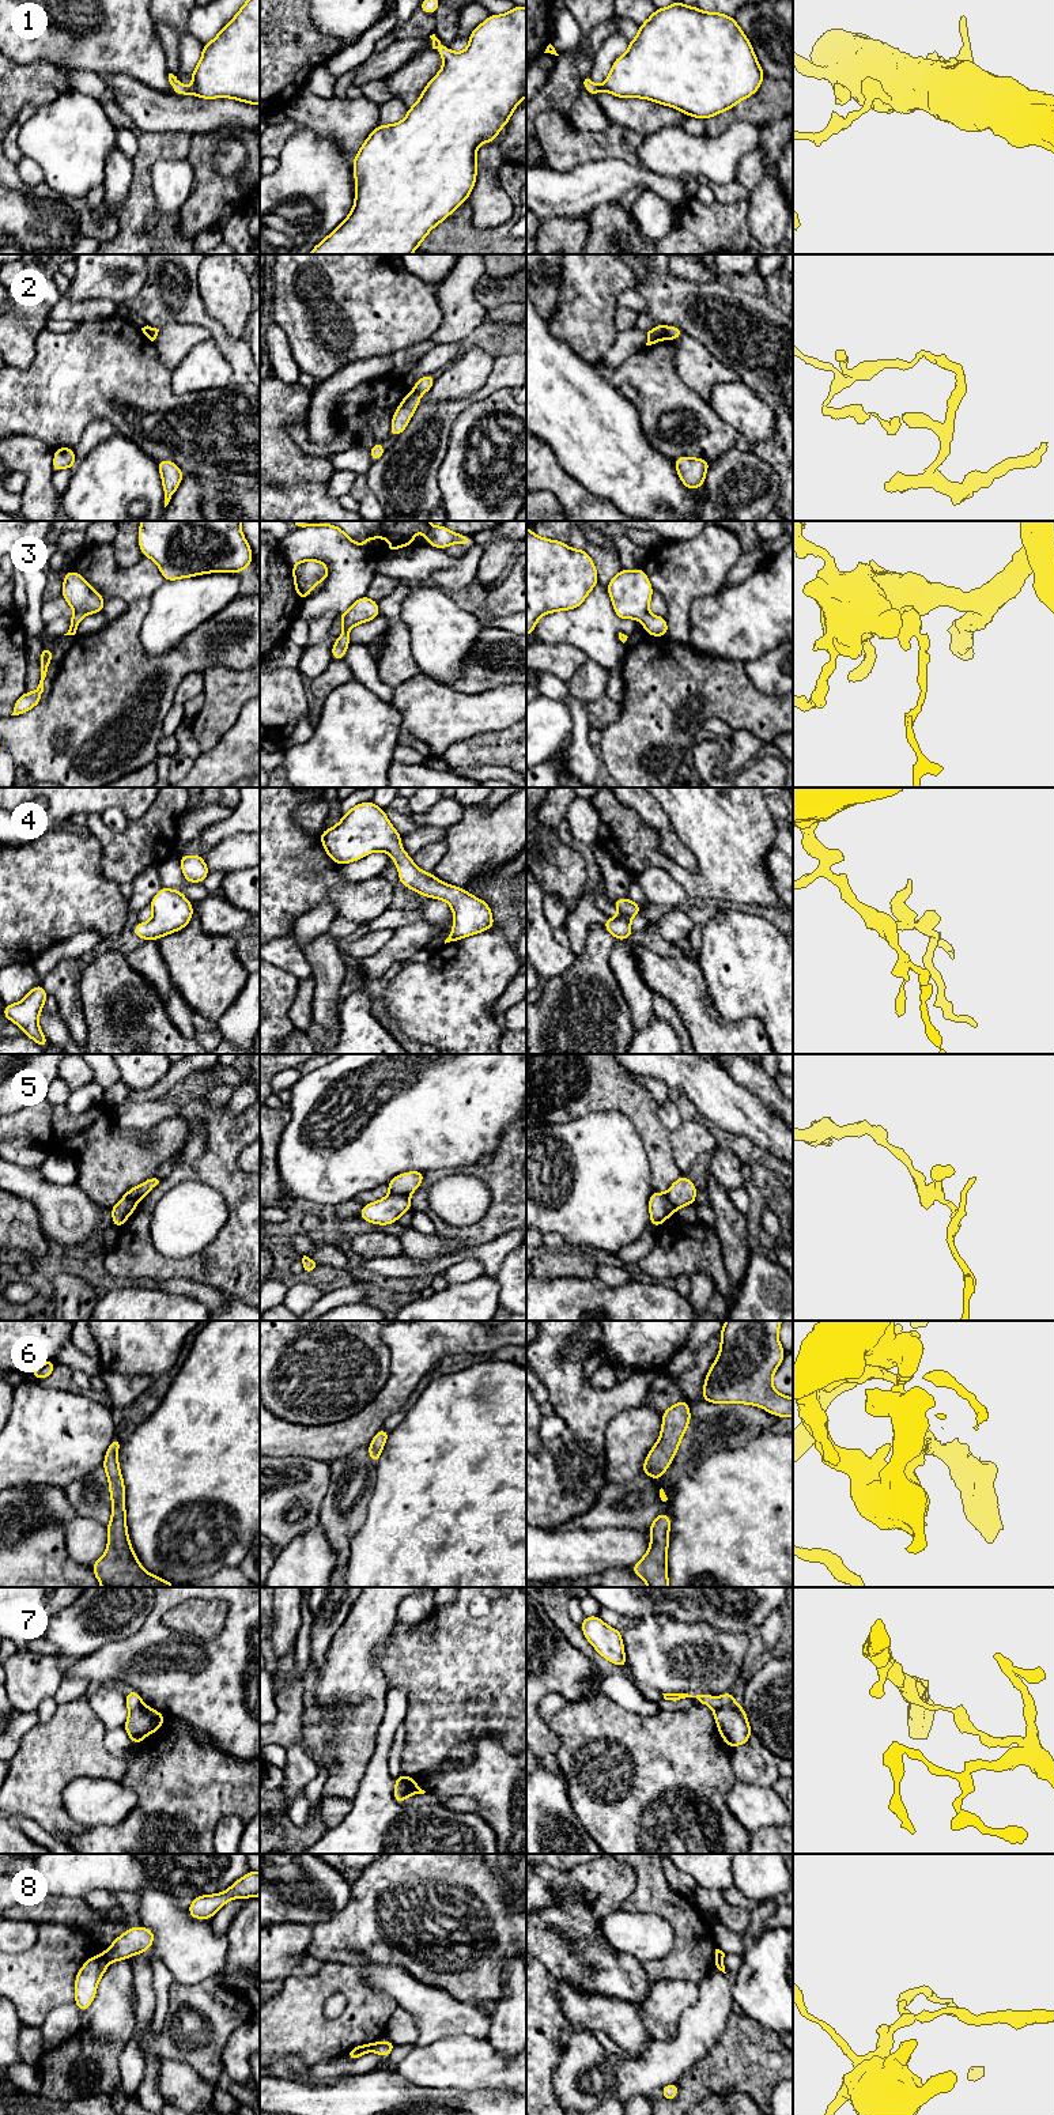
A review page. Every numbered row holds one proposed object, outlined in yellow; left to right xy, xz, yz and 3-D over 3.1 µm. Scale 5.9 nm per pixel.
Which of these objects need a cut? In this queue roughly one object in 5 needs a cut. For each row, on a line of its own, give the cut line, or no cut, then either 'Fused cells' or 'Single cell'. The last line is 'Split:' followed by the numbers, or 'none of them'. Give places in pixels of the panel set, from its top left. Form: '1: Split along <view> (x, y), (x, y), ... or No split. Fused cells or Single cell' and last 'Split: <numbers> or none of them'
1: No split. Single cell
2: Split along yz (664, 327), (669, 339). Fused cells
3: No split. Single cell
4: No split. Single cell
5: Split along xy (143, 1194), (140, 1197), (124, 1197). Fused cells
6: No split. Single cell
7: Split along yz (714, 1710), (733, 1709), (745, 1718). Fused cells
8: Split along xy (102, 1953), (108, 1961). Fused cells
Split: 2, 5, 7, 8

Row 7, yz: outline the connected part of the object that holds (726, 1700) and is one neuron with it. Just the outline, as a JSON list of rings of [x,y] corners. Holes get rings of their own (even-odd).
[[[732,1691],[725,1692],[722,1696],[719,1697],[714,1697],[711,1695],[688,1695],[688,1693],[662,1693],[665,1700],[680,1700],[680,1699],[685,1699],[685,1697],[696,1697],[702,1704],[709,1706],[710,1708],[713,1708],[714,1711],[718,1711],[721,1708],[732,1708],[734,1711],[737,1711],[740,1715],[743,1715],[744,1718],[747,1718],[747,1712],[743,1707],[740,1707],[733,1695]]]

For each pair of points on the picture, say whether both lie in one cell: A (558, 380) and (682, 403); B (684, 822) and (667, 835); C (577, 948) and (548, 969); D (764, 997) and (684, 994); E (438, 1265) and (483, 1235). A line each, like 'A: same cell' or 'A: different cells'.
A: different cells
B: different cells
C: different cells
D: different cells
E: different cells

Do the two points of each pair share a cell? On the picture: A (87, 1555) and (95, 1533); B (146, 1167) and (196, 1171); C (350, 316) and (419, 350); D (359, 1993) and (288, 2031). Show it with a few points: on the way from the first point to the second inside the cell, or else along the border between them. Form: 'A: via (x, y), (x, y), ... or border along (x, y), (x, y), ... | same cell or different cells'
A: via (87, 1549), (90, 1538) | same cell
B: border along (167, 1167), (165, 1170) | different cells
C: border along (430, 337), (382, 357) | different cells
D: via (350, 2013), (332, 2031), (309, 2031) | same cell

